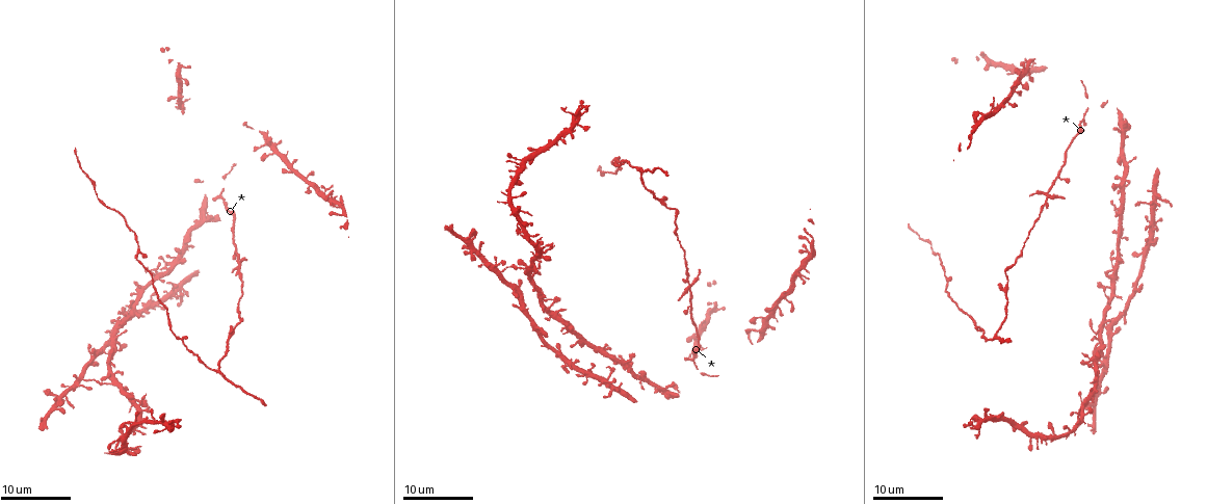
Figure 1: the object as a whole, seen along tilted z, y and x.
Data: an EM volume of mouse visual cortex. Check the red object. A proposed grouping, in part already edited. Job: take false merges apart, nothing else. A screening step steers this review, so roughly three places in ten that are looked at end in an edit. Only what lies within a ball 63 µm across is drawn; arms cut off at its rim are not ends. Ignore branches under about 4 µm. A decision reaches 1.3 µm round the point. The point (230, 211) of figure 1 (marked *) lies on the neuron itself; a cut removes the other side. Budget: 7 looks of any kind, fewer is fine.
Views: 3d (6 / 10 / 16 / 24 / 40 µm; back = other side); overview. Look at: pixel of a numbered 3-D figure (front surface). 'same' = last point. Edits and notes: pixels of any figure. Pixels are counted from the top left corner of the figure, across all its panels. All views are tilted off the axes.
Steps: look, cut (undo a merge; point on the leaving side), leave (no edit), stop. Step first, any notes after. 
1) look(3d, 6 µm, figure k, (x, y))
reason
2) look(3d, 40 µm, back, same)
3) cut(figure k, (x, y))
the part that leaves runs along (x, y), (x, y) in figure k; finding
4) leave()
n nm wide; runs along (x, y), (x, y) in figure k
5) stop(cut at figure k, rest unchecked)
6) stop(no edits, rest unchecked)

look(3d, 16 µm, figure 1, (110, 382))
four or more arms meet

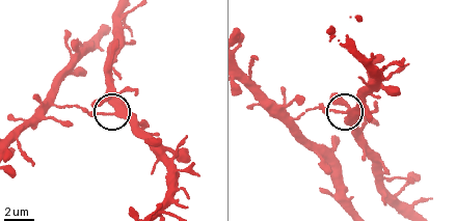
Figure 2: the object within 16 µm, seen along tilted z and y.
look(3d, 10 µm, figure 2, (115, 112))

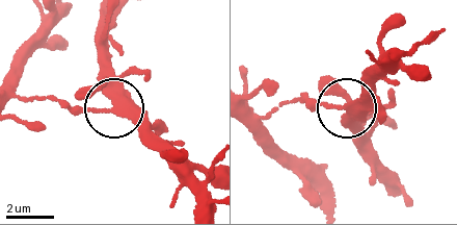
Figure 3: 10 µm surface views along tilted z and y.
look(3d, 10 µm, back, figure 3, (347, 109))

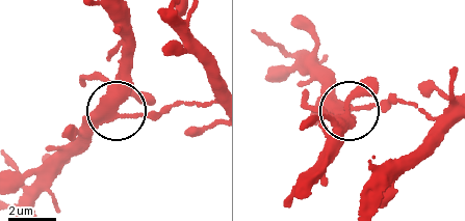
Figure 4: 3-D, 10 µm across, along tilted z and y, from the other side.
leave()
310 nm wide; one neuron here

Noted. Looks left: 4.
look(3d, 16 µm, figure 1, (139, 260))
sudden change in width

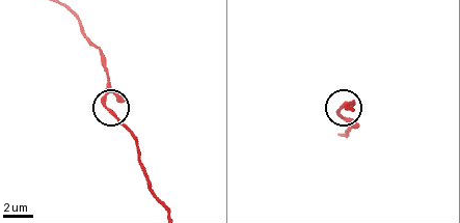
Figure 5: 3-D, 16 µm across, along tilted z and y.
look(3d, 6 µm, figure 5, (341, 105))

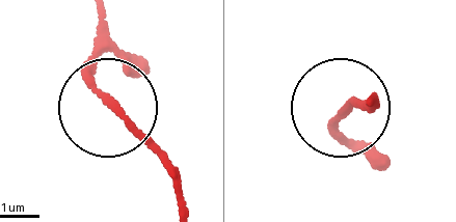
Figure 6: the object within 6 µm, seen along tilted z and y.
leave()
170 nm wide; runs along (371, 104), (339, 113), (356, 151) in figure 6; one neuron here

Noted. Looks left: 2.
look(3d, 16 µm, figure 1, (995, 336))
two arms in line, one across

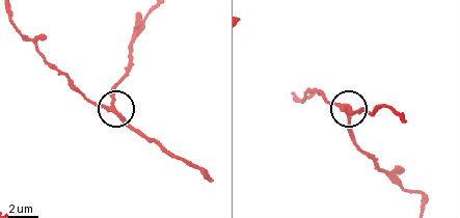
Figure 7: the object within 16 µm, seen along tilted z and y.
look(3d, 10 µm, figure 7, (346, 106))

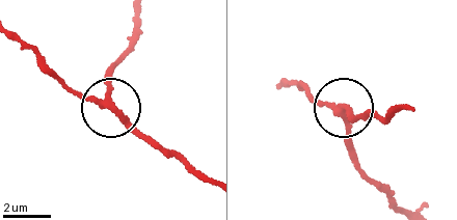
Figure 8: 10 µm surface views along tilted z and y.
leave()
230 nm wide; continuous, no second neuron

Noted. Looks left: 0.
stop(no edits, rest unchecked)

